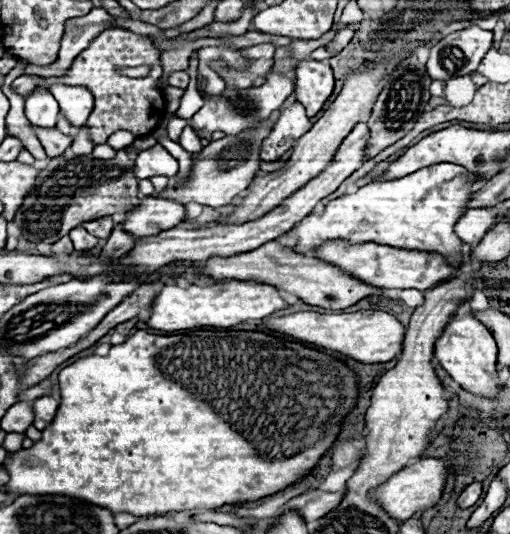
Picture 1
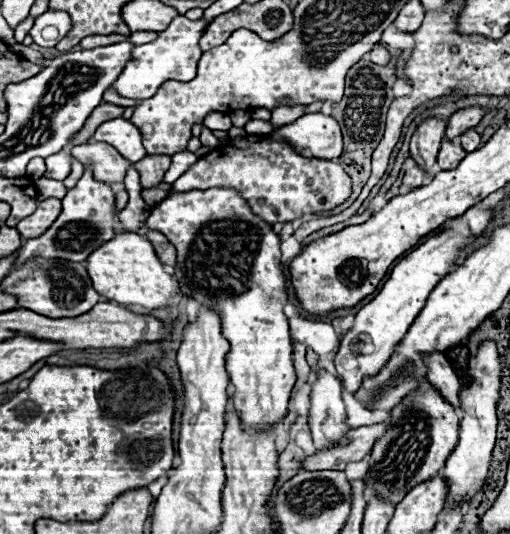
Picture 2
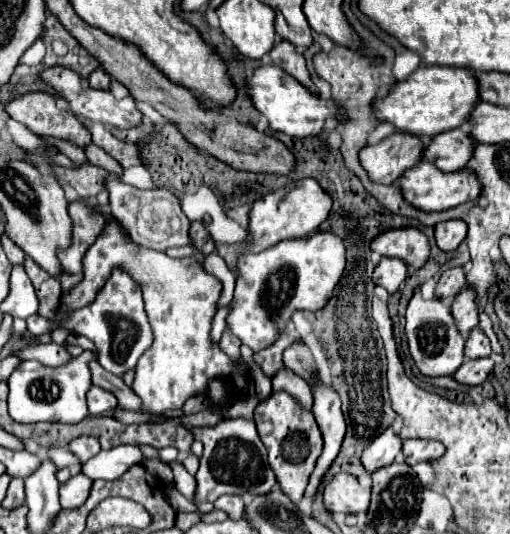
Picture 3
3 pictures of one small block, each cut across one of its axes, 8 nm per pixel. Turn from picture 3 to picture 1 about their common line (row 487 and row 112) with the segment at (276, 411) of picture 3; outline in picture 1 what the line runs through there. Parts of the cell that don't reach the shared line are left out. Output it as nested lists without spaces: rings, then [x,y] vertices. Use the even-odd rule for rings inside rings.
[[[300,102],[290,104],[288,108],[284,108],[278,116],[278,120],[272,126],[272,134],[268,134],[268,138],[264,138],[262,146],[260,146],[260,158],[264,162],[274,162],[278,160],[284,152],[288,152],[294,142],[308,132],[308,128],[312,128],[310,118],[306,116],[306,110]]]

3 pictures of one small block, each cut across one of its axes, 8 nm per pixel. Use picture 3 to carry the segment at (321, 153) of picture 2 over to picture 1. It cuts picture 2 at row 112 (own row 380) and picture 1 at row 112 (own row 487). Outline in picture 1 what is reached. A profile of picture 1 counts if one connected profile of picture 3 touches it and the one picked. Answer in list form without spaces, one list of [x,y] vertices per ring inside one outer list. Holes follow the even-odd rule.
[[[312,58],[302,60],[296,68],[296,98],[304,104],[308,116],[316,116],[334,90],[334,76],[328,62]]]

